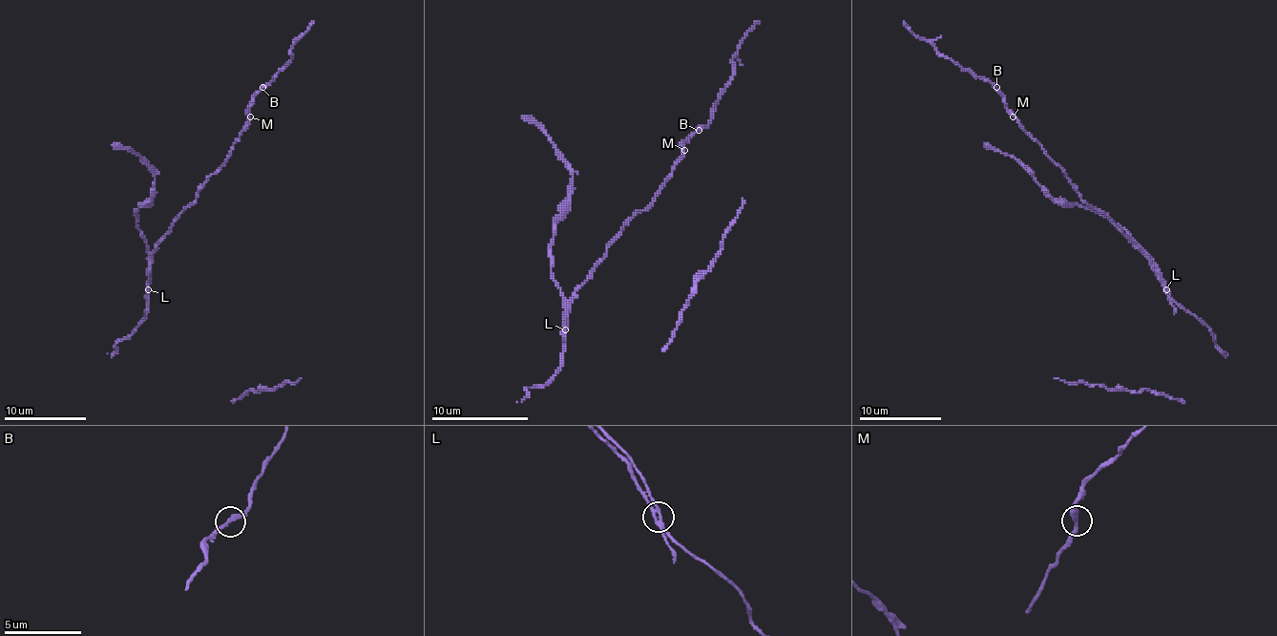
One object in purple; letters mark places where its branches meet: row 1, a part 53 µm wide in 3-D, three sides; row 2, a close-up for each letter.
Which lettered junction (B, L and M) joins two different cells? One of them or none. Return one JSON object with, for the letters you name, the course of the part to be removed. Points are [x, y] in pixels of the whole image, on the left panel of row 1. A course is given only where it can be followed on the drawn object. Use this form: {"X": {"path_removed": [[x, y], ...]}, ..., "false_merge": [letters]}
{"L": {"path_removed": [[149, 289], [151, 264], [146, 240], [136, 227], [136, 211], [153, 197], [155, 174], [138, 156], [112, 145]]}, "false_merge": ["L"]}

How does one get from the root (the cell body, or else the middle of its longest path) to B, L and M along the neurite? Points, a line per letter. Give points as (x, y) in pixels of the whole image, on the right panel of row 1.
B: (1133, 244), (1104, 213), (1089, 207), (1081, 199), (1064, 172), (1007, 108), (1005, 95), (996, 87)
L: (1133, 244), (1149, 261), (1165, 289)
M: (1133, 244), (1104, 213), (1089, 207), (1064, 172), (1013, 116)

